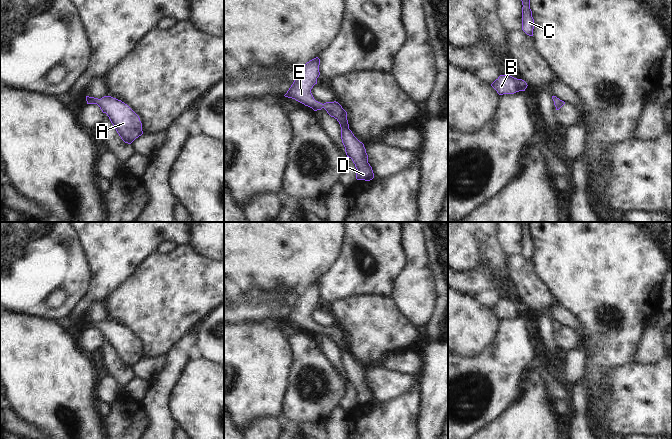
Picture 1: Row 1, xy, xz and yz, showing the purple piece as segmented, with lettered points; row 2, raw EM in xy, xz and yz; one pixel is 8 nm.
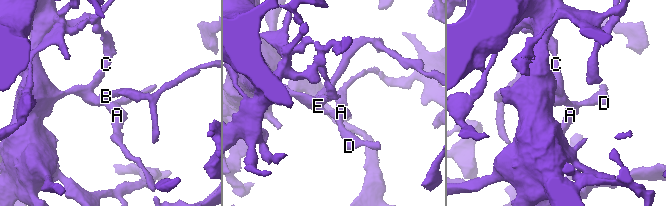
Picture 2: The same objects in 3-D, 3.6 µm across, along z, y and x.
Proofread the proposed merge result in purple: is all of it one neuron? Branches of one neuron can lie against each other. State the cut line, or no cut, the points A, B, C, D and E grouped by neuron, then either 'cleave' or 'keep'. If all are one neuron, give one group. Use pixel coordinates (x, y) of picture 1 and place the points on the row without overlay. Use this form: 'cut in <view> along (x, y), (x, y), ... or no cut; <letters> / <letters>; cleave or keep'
no cut; A B C D E; keep

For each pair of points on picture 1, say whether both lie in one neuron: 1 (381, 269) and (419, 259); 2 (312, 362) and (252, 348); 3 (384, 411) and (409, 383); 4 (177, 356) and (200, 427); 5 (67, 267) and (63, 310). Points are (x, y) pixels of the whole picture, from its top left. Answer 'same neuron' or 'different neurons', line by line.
1: different neurons
2: different neurons
3: different neurons
4: different neurons
5: same neuron

